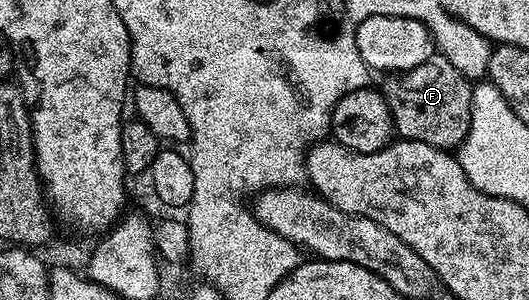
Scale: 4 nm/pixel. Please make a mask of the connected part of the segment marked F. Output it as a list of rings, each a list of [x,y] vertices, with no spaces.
[[[435,55],[428,62],[422,63],[413,69],[405,69],[399,74],[401,77],[392,77],[385,85],[382,92],[392,108],[392,123],[395,132],[405,141],[421,141],[432,145],[436,149],[455,150],[466,139],[472,122],[472,91],[473,82],[454,67],[447,57]]]

